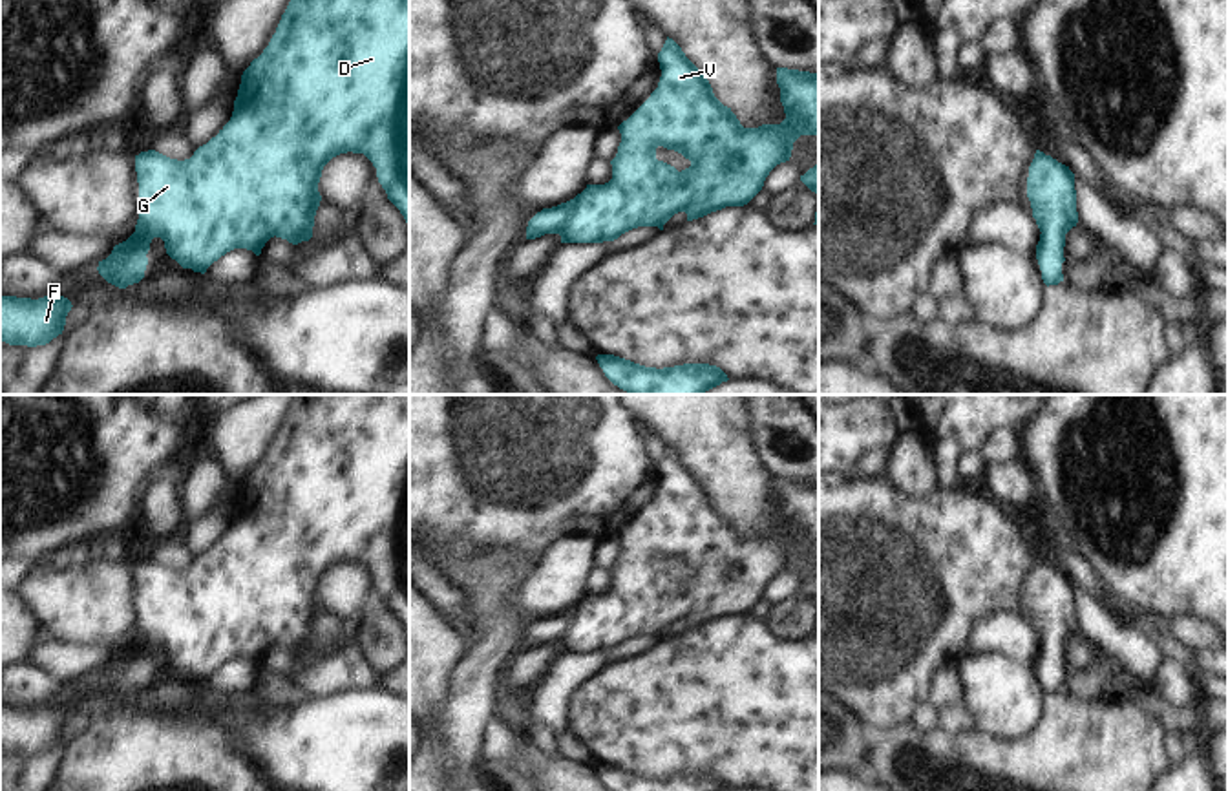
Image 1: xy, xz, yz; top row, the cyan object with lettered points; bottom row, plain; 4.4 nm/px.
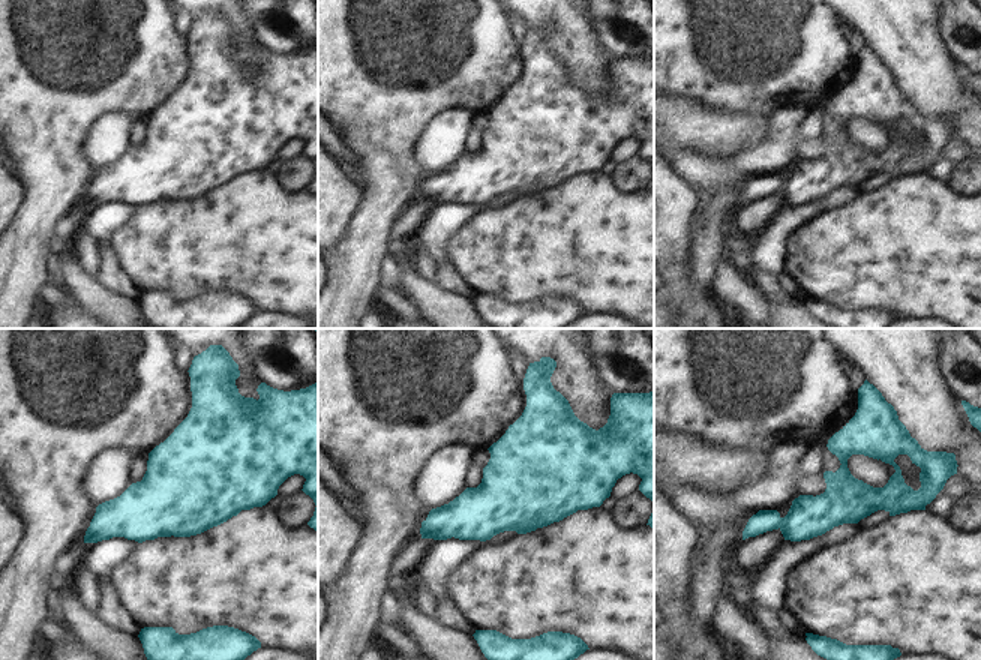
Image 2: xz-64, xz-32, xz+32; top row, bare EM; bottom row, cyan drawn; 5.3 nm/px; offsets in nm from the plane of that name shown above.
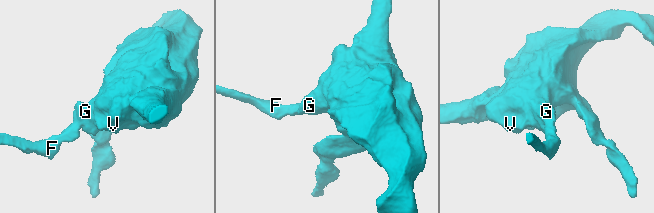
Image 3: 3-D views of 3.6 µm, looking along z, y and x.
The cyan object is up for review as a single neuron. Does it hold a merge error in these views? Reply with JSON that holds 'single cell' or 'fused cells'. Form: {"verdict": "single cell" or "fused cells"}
{"verdict": "single cell"}

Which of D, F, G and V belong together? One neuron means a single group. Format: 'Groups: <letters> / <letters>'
Groups: D F G V.

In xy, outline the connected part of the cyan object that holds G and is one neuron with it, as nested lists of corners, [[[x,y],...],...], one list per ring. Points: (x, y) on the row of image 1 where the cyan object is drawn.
[[[291,0],[269,46],[243,71],[232,117],[219,133],[185,161],[170,159],[155,150],[135,155],[139,183],[139,219],[135,232],[126,241],[115,245],[111,254],[99,261],[97,270],[108,283],[119,289],[139,283],[144,278],[148,265],[146,254],[154,237],[164,241],[166,254],[183,269],[192,269],[201,274],[234,248],[247,248],[259,256],[265,243],[274,236],[292,245],[309,241],[312,237],[314,216],[322,201],[318,192],[322,170],[333,157],[347,152],[364,153],[373,163],[378,183],[386,190],[387,199],[404,216],[409,234],[409,0]]]

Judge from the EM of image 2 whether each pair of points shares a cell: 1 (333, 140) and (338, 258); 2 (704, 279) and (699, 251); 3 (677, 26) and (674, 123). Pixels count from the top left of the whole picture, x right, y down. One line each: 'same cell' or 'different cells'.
1: different cells
2: same cell
3: different cells

